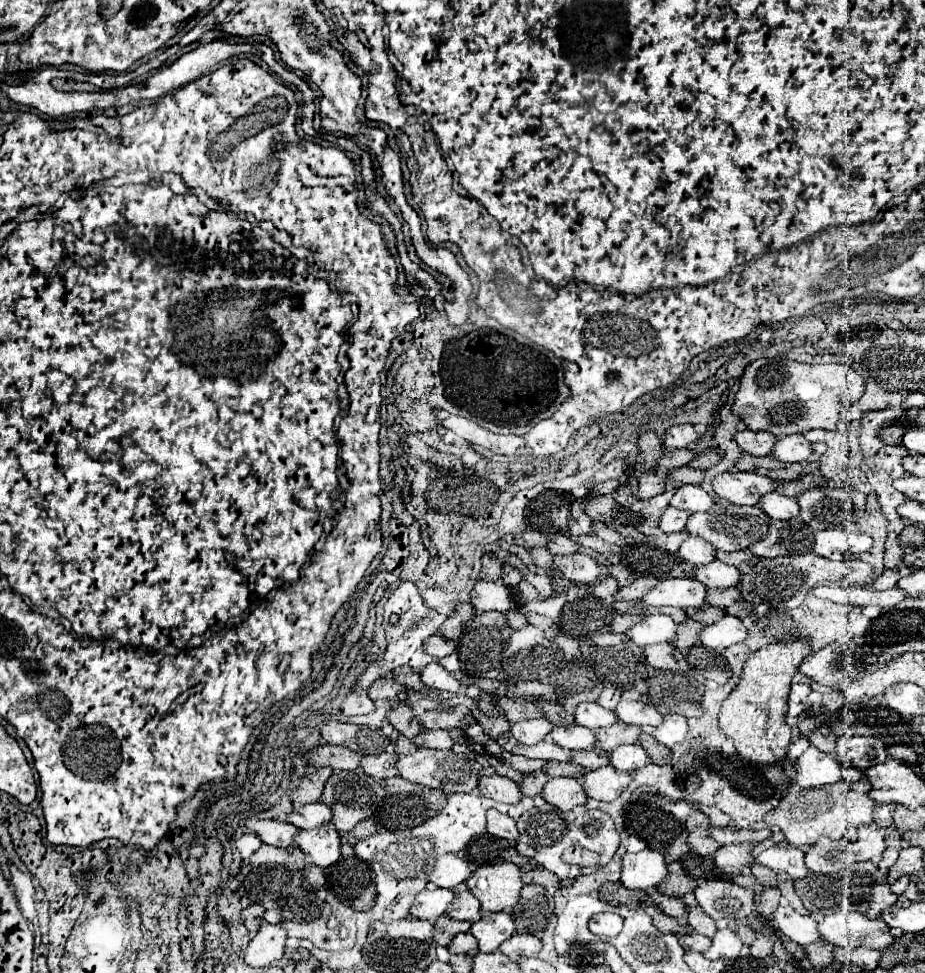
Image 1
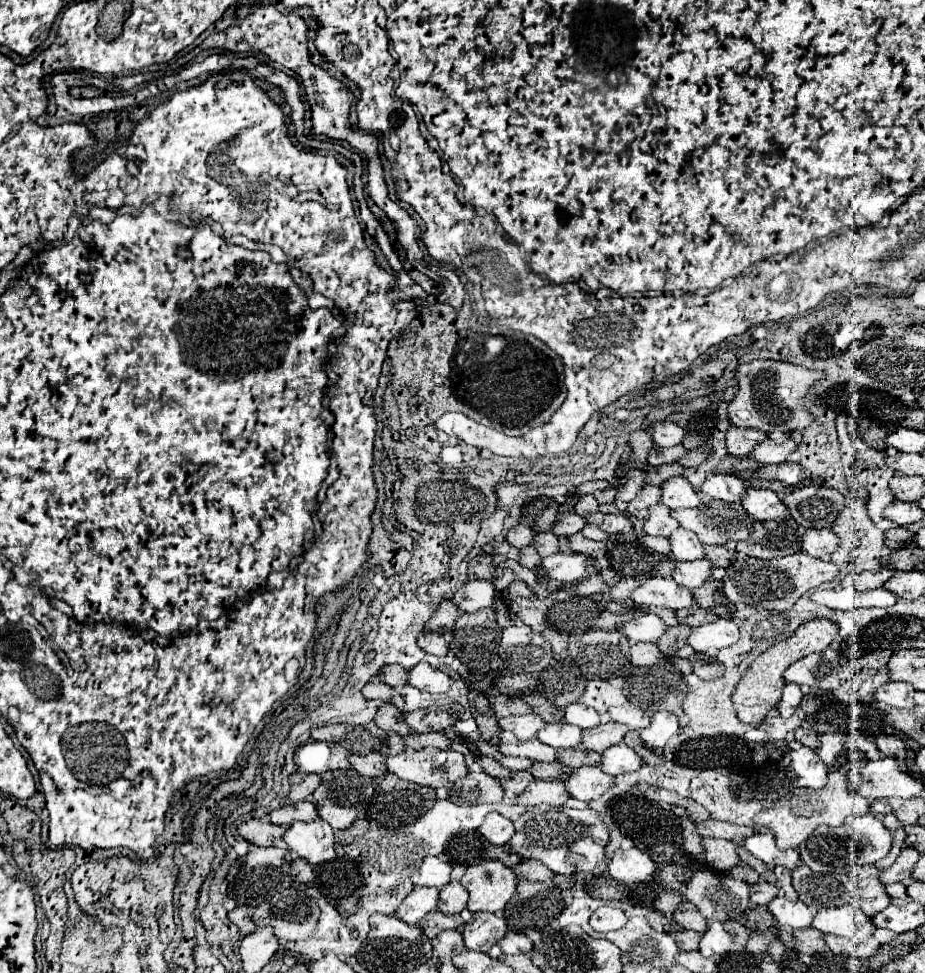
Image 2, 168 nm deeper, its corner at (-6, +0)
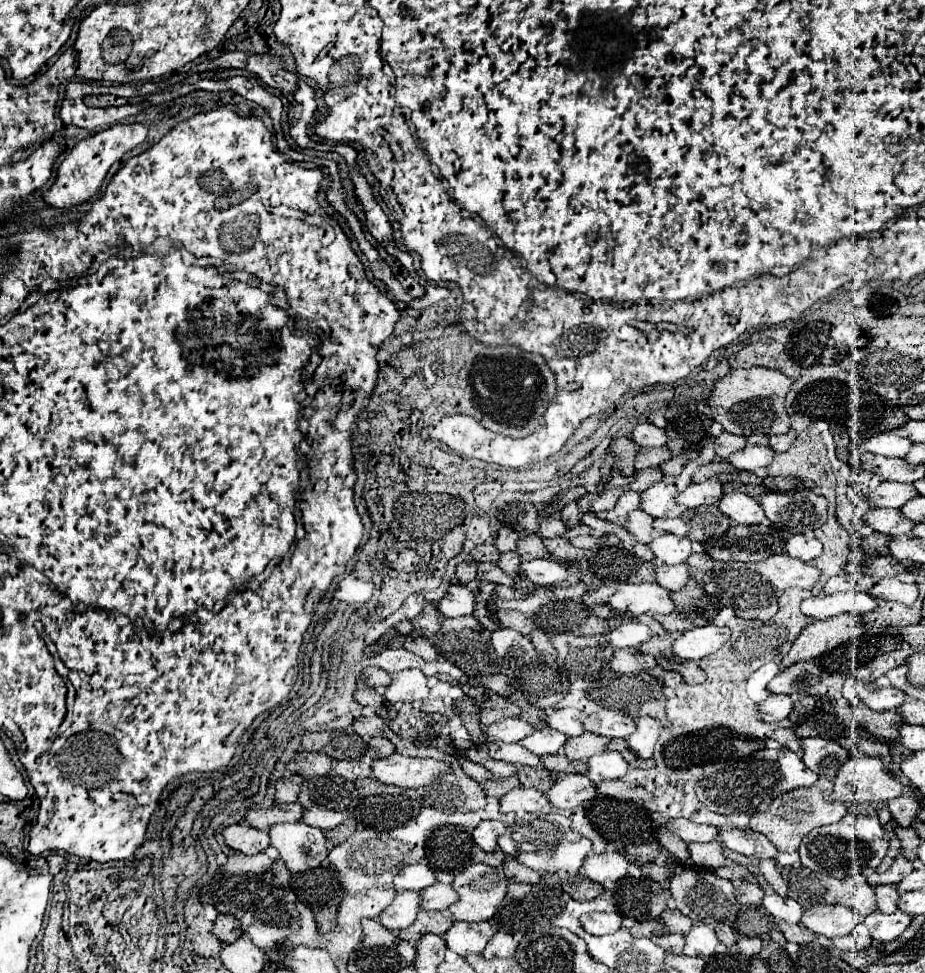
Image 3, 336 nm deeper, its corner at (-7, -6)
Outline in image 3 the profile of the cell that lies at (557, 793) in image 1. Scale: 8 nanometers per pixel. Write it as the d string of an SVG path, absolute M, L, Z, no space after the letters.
M517 787L499 799L499 811L501 813L509 813L509 811L545 813L551 811L551 803L547 803L547 797L537 789Z

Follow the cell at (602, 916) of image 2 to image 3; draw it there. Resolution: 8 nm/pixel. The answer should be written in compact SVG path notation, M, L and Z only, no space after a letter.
M589 913L589 915L583 915L579 921L583 929L591 935L615 933L621 927L621 915L617 913Z

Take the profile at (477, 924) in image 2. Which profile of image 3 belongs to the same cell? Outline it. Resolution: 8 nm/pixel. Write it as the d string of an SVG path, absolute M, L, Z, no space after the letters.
M453 923L451 929L443 933L445 945L449 951L465 957L469 953L481 953L487 945L487 941L493 937L491 923Z

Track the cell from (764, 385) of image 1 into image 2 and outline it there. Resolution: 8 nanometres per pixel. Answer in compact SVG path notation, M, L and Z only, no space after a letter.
M752 361L738 367L738 393L728 405L728 417L736 427L754 427L766 433L798 431L808 427L816 417L804 407L808 391L824 379L824 373L812 371L786 361Z

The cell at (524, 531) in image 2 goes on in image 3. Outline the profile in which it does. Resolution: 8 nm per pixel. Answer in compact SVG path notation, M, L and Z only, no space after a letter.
M503 527L499 529L497 537L495 537L495 547L499 553L509 553L509 551L515 551L517 549L517 533L511 531L509 527Z

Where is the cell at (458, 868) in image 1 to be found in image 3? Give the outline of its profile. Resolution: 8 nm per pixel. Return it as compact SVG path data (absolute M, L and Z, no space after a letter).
M407 865L393 877L393 887L397 891L401 891L401 889L421 891L423 887L429 887L435 881L437 881L437 877L427 865Z

